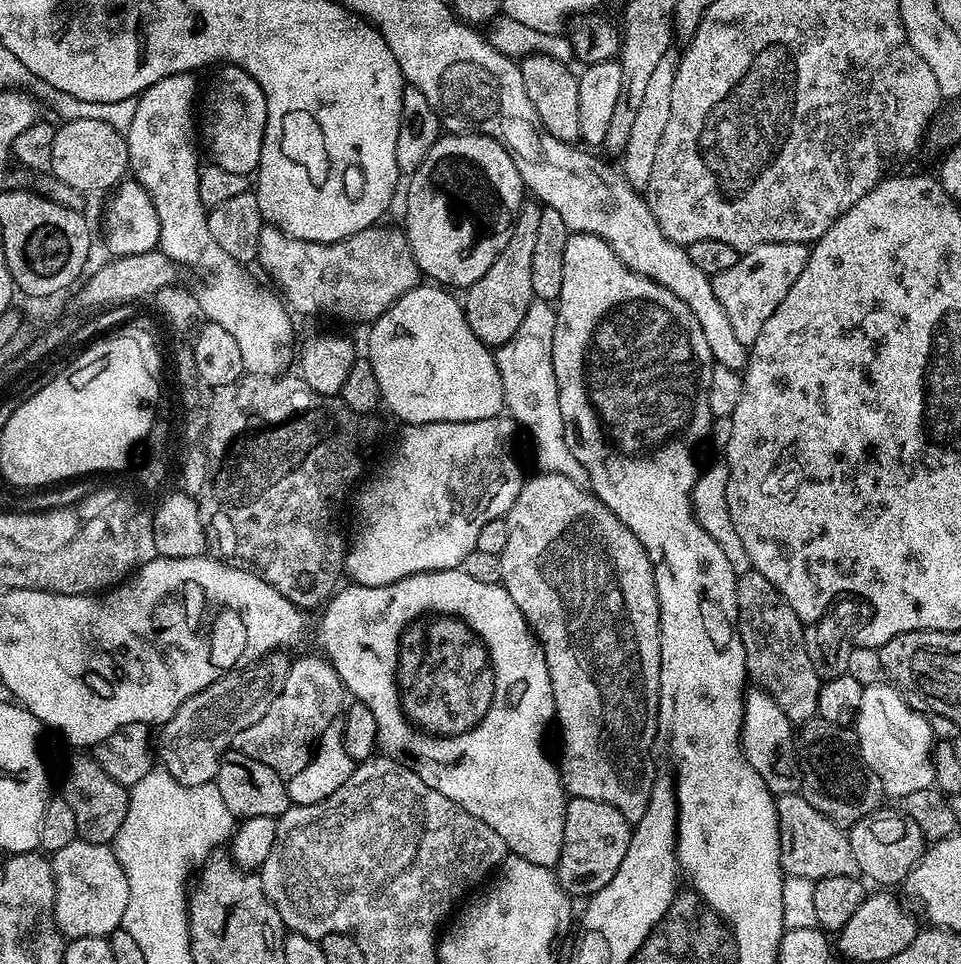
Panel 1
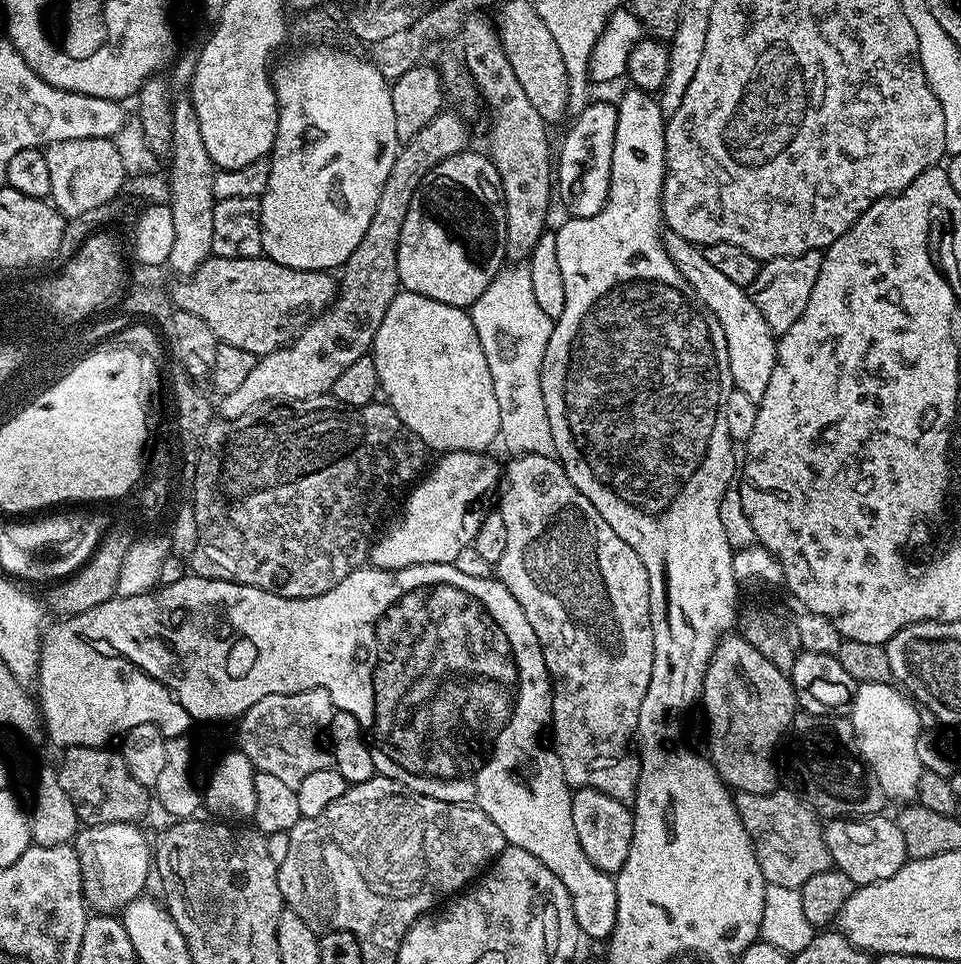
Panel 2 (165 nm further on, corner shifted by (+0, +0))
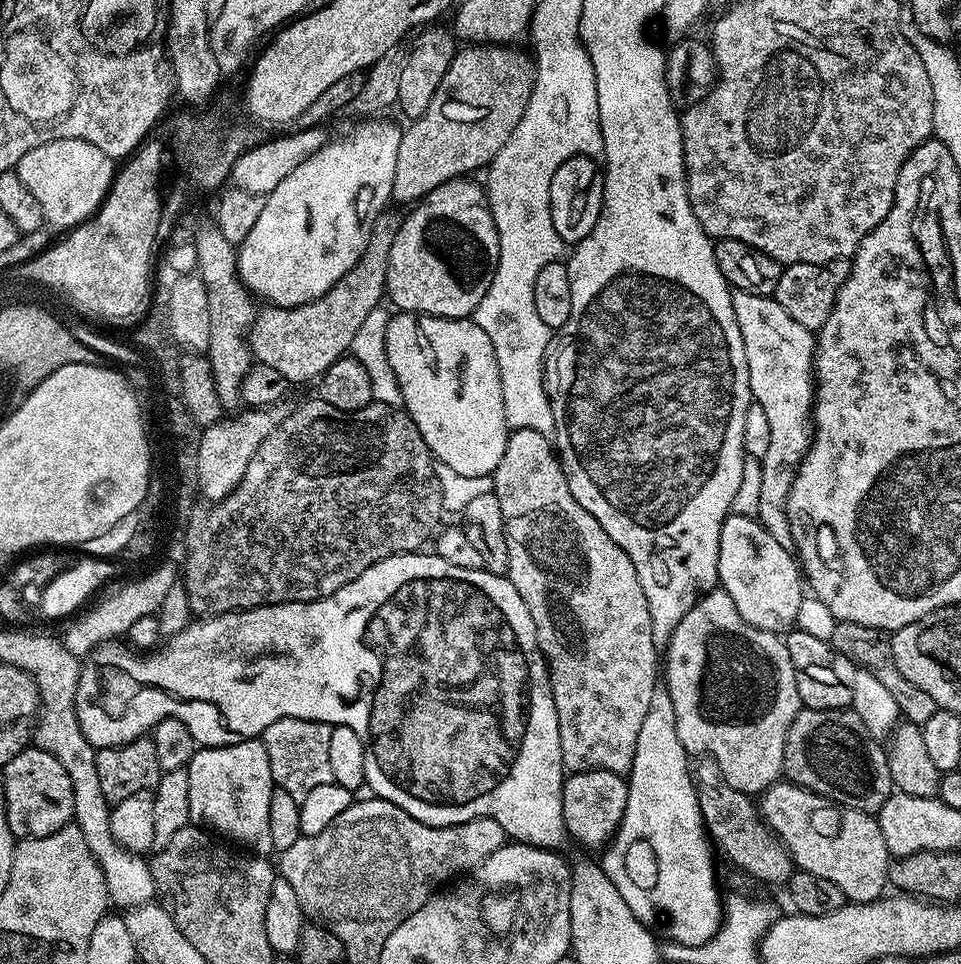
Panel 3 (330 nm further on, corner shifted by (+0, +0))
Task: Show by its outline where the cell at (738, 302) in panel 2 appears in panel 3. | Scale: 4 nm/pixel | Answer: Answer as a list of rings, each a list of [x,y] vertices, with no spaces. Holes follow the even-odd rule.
[[[733,291],[732,305],[734,318],[738,318],[738,330],[742,330],[742,342],[746,346],[752,399],[766,412],[770,428],[770,446],[762,459],[761,494],[764,498],[770,495],[783,497],[786,478],[791,477],[800,467],[798,454],[807,452],[810,443],[816,340],[806,326],[798,326],[798,322],[786,314],[786,310],[782,310],[782,306],[773,297]]]

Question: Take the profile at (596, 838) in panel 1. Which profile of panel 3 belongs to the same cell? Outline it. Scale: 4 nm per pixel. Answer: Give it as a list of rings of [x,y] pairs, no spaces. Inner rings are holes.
[[[595,768],[571,773],[562,790],[562,818],[564,830],[588,848],[607,845],[620,829],[628,801],[628,782],[621,773]]]

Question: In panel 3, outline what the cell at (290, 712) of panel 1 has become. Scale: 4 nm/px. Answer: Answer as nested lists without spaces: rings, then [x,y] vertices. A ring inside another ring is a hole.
[[[278,718],[278,722],[270,722],[270,726],[266,726],[262,739],[266,746],[266,754],[270,758],[270,770],[275,787],[286,790],[286,794],[290,794],[290,798],[302,801],[306,798],[306,794],[310,794],[310,790],[331,784],[334,778],[334,773],[330,770],[330,734],[332,730],[333,725],[331,724],[302,718]]]

